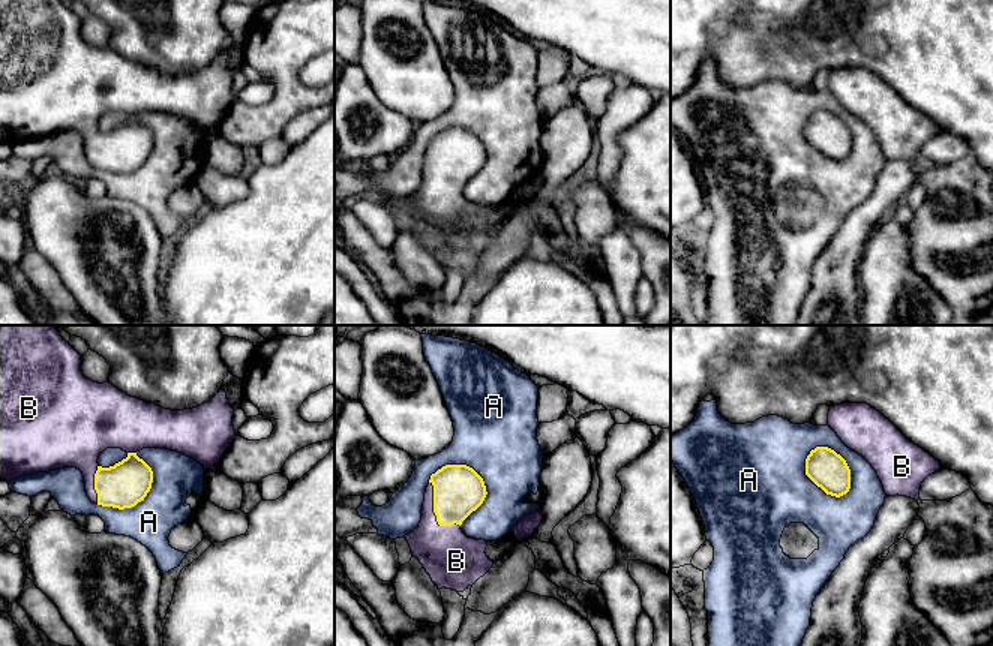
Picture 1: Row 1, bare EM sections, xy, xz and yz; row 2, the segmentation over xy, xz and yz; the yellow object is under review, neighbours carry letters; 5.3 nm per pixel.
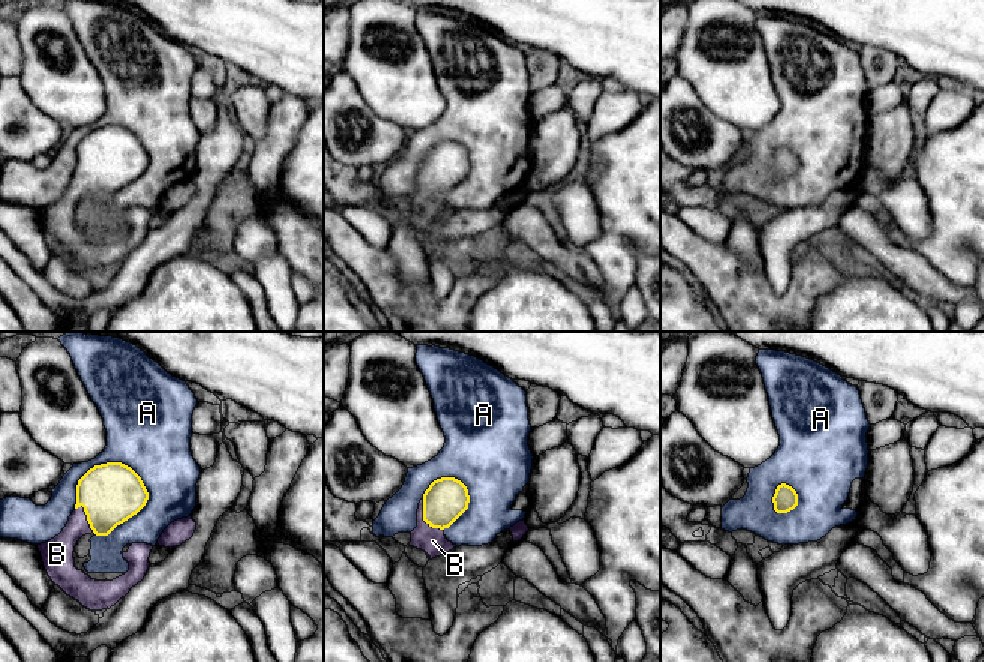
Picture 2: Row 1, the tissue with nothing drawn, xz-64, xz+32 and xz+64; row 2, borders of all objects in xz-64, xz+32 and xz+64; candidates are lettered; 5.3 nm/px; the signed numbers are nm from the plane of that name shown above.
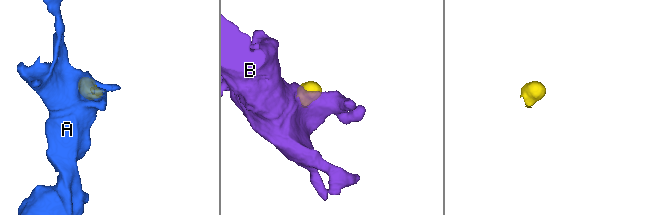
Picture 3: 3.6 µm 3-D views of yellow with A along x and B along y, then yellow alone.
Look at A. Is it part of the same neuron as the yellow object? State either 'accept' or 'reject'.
reject

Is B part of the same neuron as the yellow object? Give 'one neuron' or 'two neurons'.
one neuron

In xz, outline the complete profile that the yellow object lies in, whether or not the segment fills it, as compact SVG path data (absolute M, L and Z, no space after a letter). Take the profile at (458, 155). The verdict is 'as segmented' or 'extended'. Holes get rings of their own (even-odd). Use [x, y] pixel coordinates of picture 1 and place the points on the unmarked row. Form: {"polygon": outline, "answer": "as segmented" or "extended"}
{"polygon": "M446 129L430 139L424 157L422 184L412 196L405 199L405 202L411 211L412 220L420 225L438 253L446 252L464 256L492 232L494 226L484 217L488 205L468 202L460 193L462 186L483 168L486 159L488 156L483 142L466 129Z", "answer": "extended"}

